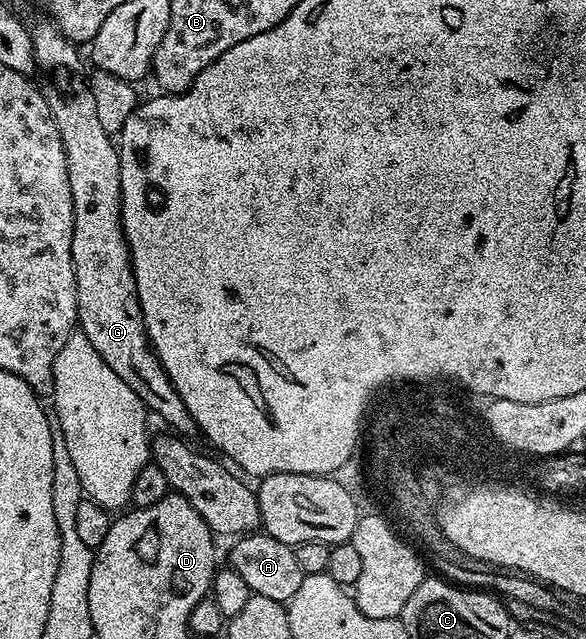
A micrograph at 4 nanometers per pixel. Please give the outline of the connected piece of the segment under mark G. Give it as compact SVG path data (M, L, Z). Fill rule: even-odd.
M44 18L37 25L29 28L33 53L37 63L39 76L45 79L40 85L45 95L47 106L51 110L51 118L59 130L59 138L63 142L63 150L67 158L67 182L71 182L71 202L73 203L73 237L71 238L71 258L77 283L77 322L79 331L87 334L91 346L99 350L103 362L139 394L146 409L154 417L157 416L165 424L170 424L174 433L185 438L198 435L199 429L194 422L183 398L175 390L167 370L159 362L149 335L143 322L143 314L137 297L133 259L129 257L129 243L125 241L125 230L121 225L121 154L114 137L103 130L103 122L99 122L99 110L95 110L95 94L91 87L91 76L85 73L85 64L81 61L78 45L73 44L57 28L52 19Z

